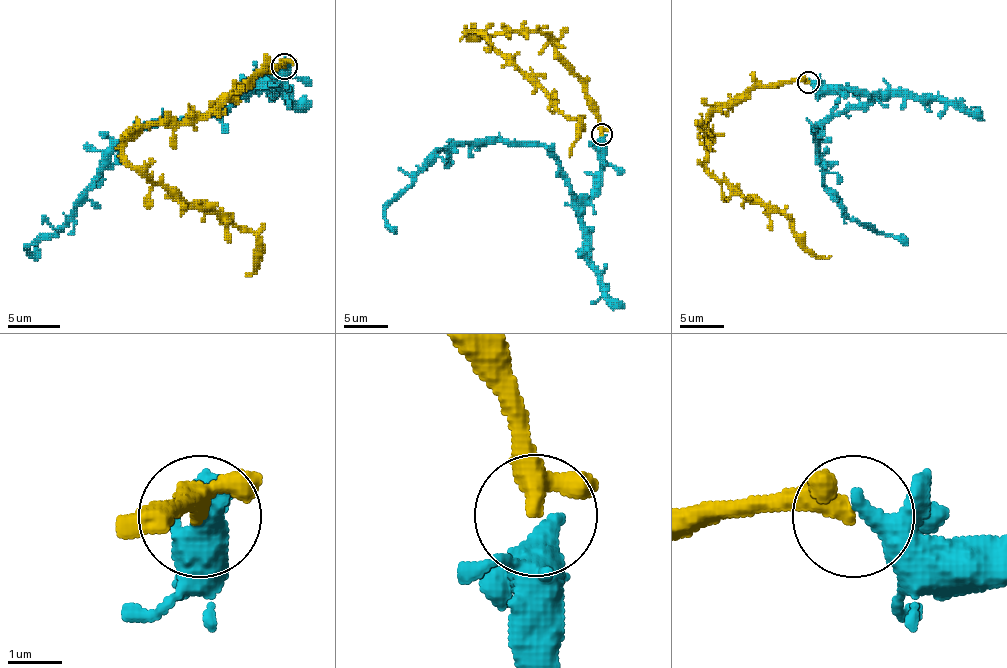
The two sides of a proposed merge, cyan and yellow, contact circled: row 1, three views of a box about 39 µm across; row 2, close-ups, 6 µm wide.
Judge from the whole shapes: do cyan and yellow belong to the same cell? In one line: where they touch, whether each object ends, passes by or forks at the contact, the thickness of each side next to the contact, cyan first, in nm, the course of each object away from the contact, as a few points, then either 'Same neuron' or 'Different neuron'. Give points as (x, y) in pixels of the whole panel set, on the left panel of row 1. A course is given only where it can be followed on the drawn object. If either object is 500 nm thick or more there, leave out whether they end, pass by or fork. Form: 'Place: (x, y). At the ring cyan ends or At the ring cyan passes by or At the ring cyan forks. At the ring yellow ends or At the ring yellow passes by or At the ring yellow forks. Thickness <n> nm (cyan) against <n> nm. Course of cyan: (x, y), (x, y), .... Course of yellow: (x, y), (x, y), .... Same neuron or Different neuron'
Place: (284, 66). At the ring cyan forks. At the ring yellow passes by. Thickness 300 nm (cyan) against 300 nm. Course of cyan: (285, 67), (269, 85), (256, 85), (214, 117), (144, 122), (58, 229), (27, 247), (37, 260). Course of yellow: (285, 67), (259, 70), (212, 111), (141, 127), (123, 145), (144, 174), (256, 237), (256, 265), (246, 273). Same neuron

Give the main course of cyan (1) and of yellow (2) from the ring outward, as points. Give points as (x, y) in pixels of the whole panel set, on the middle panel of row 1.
1: (602, 135), (600, 181), (589, 196), (571, 190), (543, 146), (462, 141), (440, 148), (385, 209), (394, 233)
2: (602, 135), (598, 106), (541, 32), (468, 32), (508, 56), (565, 115), (578, 117), (569, 157)

